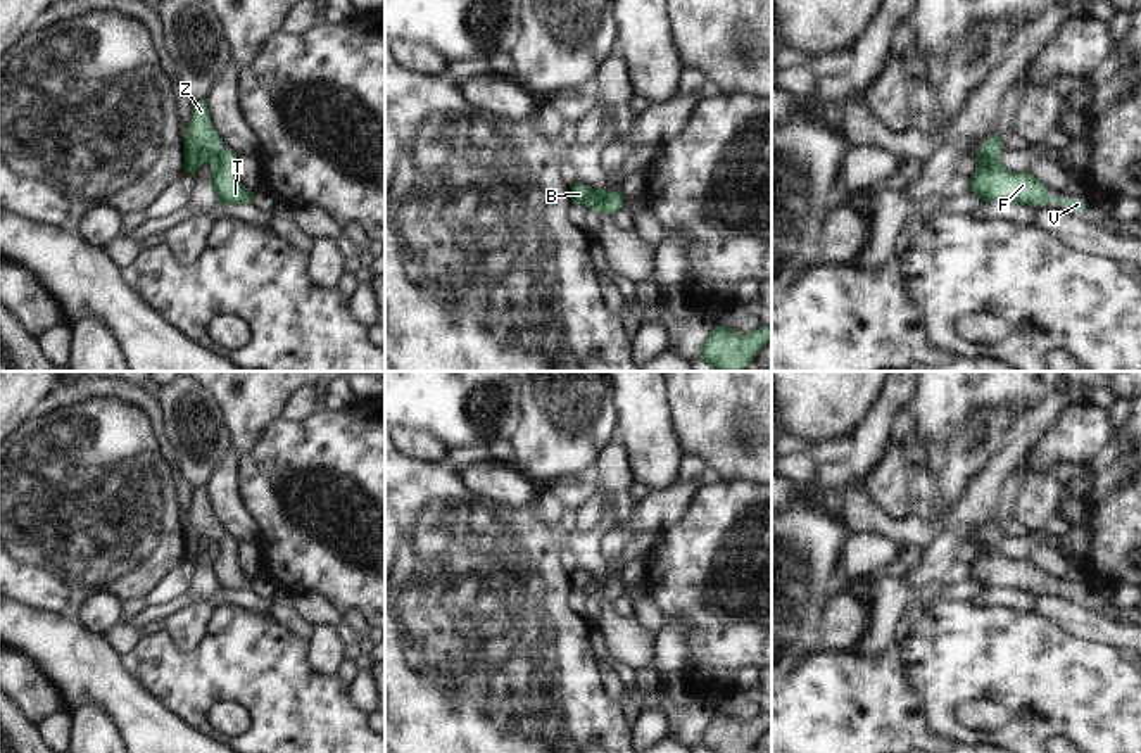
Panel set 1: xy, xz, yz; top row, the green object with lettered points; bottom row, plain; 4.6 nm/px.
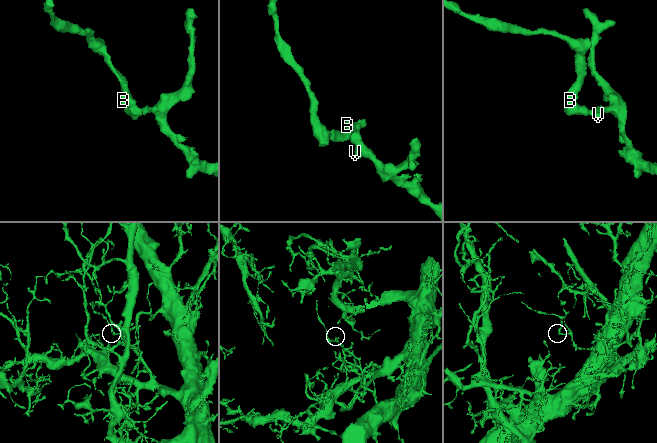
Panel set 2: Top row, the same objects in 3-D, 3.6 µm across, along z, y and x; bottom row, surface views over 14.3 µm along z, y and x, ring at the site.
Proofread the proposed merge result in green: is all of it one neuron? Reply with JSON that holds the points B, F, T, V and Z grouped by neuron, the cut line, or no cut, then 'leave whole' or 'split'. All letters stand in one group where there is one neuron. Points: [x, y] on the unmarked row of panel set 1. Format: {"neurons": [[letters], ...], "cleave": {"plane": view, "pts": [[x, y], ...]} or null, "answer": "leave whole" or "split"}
{"neurons": [["B", "F", "T", "V", "Z"]], "cleave": null, "answer": "leave whole"}

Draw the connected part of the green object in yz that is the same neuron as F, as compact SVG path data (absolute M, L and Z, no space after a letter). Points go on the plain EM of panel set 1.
M993 520L975 539L979 554L970 563L970 579L977 580L986 591L999 587L1037 594L1051 587L1077 599L1086 594L1082 587L1069 587L1067 584L1053 585L1046 572L1031 560L1015 560L1008 556L999 546L1001 539L1003 530L998 520Z

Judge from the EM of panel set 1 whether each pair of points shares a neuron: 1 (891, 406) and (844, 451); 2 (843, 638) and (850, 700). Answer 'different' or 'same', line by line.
1: same
2: different

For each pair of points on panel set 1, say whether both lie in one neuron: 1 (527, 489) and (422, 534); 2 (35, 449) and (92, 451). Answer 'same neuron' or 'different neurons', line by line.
1: different neurons
2: same neuron

